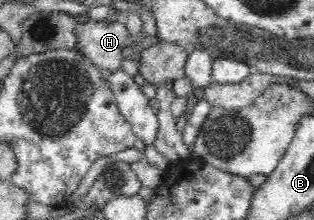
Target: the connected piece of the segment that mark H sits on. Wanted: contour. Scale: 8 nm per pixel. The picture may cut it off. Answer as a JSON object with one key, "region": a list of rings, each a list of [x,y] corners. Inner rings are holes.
{"region":[[[121,20],[89,21],[77,24],[74,29],[76,48],[85,58],[100,70],[117,72],[123,68],[127,58],[141,64],[143,44],[139,36],[131,36],[126,24]],[[135,39],[135,42],[133,40]]]}

